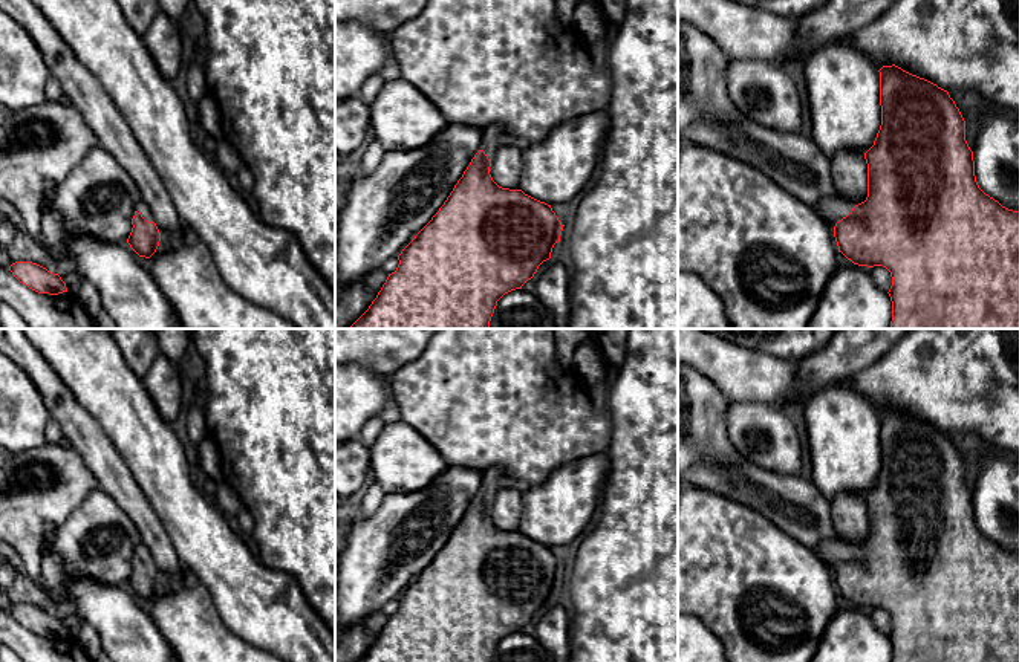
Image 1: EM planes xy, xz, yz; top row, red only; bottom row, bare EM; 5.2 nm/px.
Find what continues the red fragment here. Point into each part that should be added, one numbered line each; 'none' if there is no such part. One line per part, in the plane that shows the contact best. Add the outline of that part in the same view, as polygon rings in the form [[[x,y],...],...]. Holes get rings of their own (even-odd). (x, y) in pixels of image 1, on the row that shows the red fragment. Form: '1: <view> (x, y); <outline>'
1: yz (831, 210); [[[825,197],[814,209],[832,228],[852,211],[852,205],[834,197]]]

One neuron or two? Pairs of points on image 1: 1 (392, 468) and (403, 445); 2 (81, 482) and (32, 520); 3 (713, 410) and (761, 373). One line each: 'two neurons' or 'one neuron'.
1: one neuron
2: one neuron
3: two neurons

